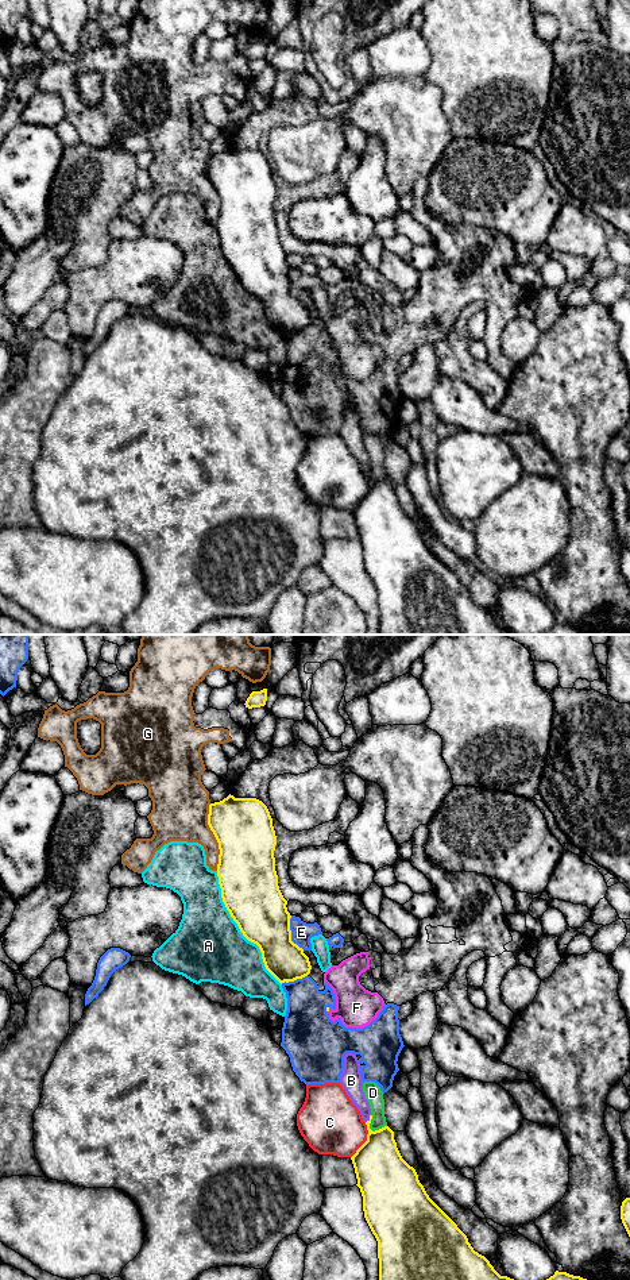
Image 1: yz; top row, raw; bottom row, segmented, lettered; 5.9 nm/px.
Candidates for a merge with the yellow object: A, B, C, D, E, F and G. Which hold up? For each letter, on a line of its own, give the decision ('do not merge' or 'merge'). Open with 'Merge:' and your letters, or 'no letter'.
Merge: no letter
A: do not merge
B: do not merge
C: do not merge
D: do not merge
E: do not merge
F: do not merge
G: do not merge

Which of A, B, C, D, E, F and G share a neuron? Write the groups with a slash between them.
A F / B / C / D / E / G

